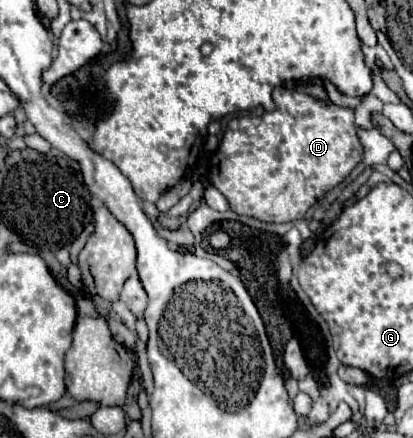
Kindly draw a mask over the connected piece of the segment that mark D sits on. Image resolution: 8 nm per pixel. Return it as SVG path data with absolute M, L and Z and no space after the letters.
M283 86L273 90L273 102L275 110L271 112L263 112L261 116L239 116L227 124L223 140L212 154L210 182L227 198L229 208L237 214L261 222L295 222L303 218L319 198L343 182L361 160L363 148L355 134L351 108L297 90L285 90Z

